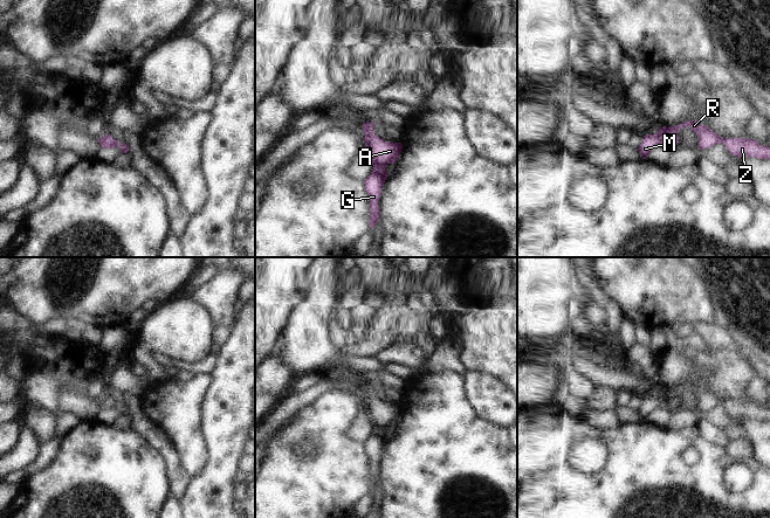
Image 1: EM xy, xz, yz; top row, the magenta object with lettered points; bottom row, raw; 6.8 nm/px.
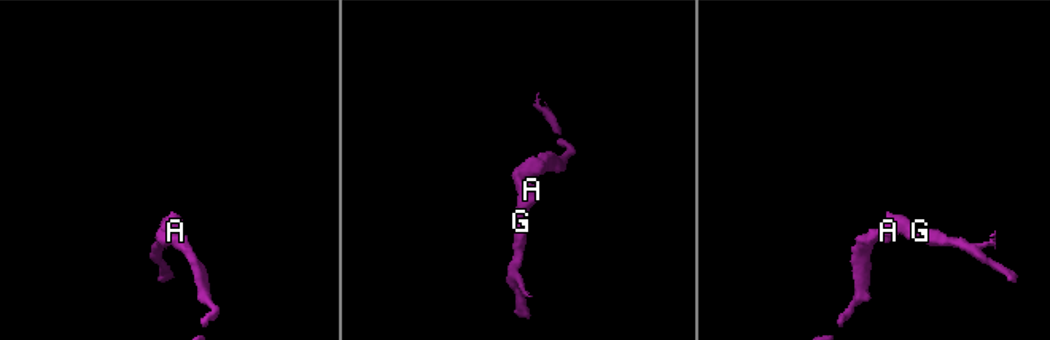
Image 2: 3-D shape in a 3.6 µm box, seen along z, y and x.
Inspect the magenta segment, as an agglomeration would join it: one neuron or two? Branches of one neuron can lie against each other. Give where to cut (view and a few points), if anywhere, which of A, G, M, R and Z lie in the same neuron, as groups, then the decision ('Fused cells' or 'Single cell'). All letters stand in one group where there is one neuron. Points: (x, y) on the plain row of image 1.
No split. Groups: A G M R Z. Single cell.

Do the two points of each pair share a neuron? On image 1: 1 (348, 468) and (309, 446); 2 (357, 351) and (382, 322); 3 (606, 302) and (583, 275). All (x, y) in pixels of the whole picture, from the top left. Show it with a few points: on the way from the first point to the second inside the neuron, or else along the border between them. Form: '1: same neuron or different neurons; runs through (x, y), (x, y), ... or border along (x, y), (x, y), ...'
1: same neuron; runs through (338, 468), (331, 468), (318, 455)
2: same neuron; runs through (364, 345), (380, 329)
3: same neuron; runs through (599, 295), (586, 282)

